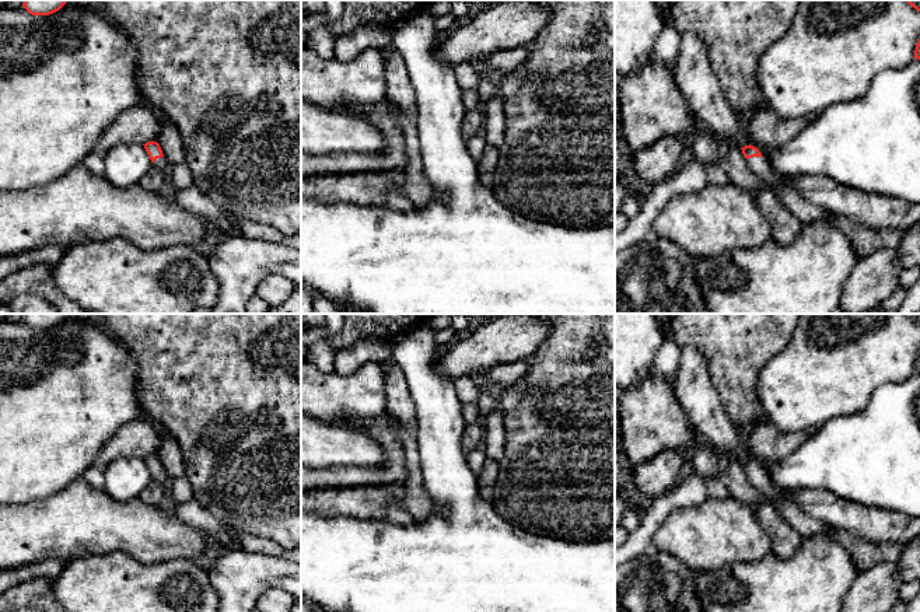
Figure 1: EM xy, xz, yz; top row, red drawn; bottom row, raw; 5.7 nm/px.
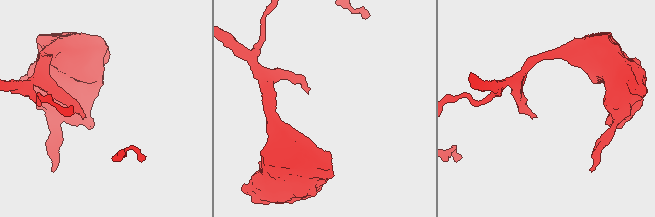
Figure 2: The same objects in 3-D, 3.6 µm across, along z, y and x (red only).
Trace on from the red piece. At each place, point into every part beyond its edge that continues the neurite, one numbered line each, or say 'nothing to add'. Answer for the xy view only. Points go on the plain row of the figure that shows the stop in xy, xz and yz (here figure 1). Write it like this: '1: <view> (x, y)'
1: xy (163, 478)

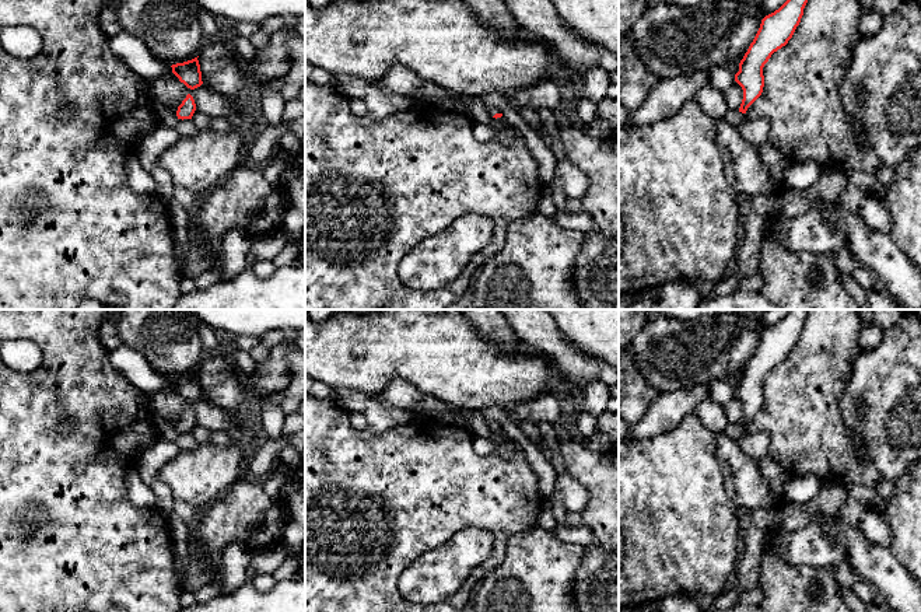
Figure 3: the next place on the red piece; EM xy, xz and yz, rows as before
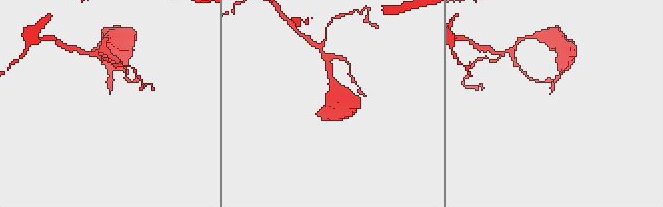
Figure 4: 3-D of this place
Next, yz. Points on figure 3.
nothing to add

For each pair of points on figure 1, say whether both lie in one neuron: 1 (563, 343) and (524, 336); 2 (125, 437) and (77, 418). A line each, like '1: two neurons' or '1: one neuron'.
1: two neurons
2: two neurons

